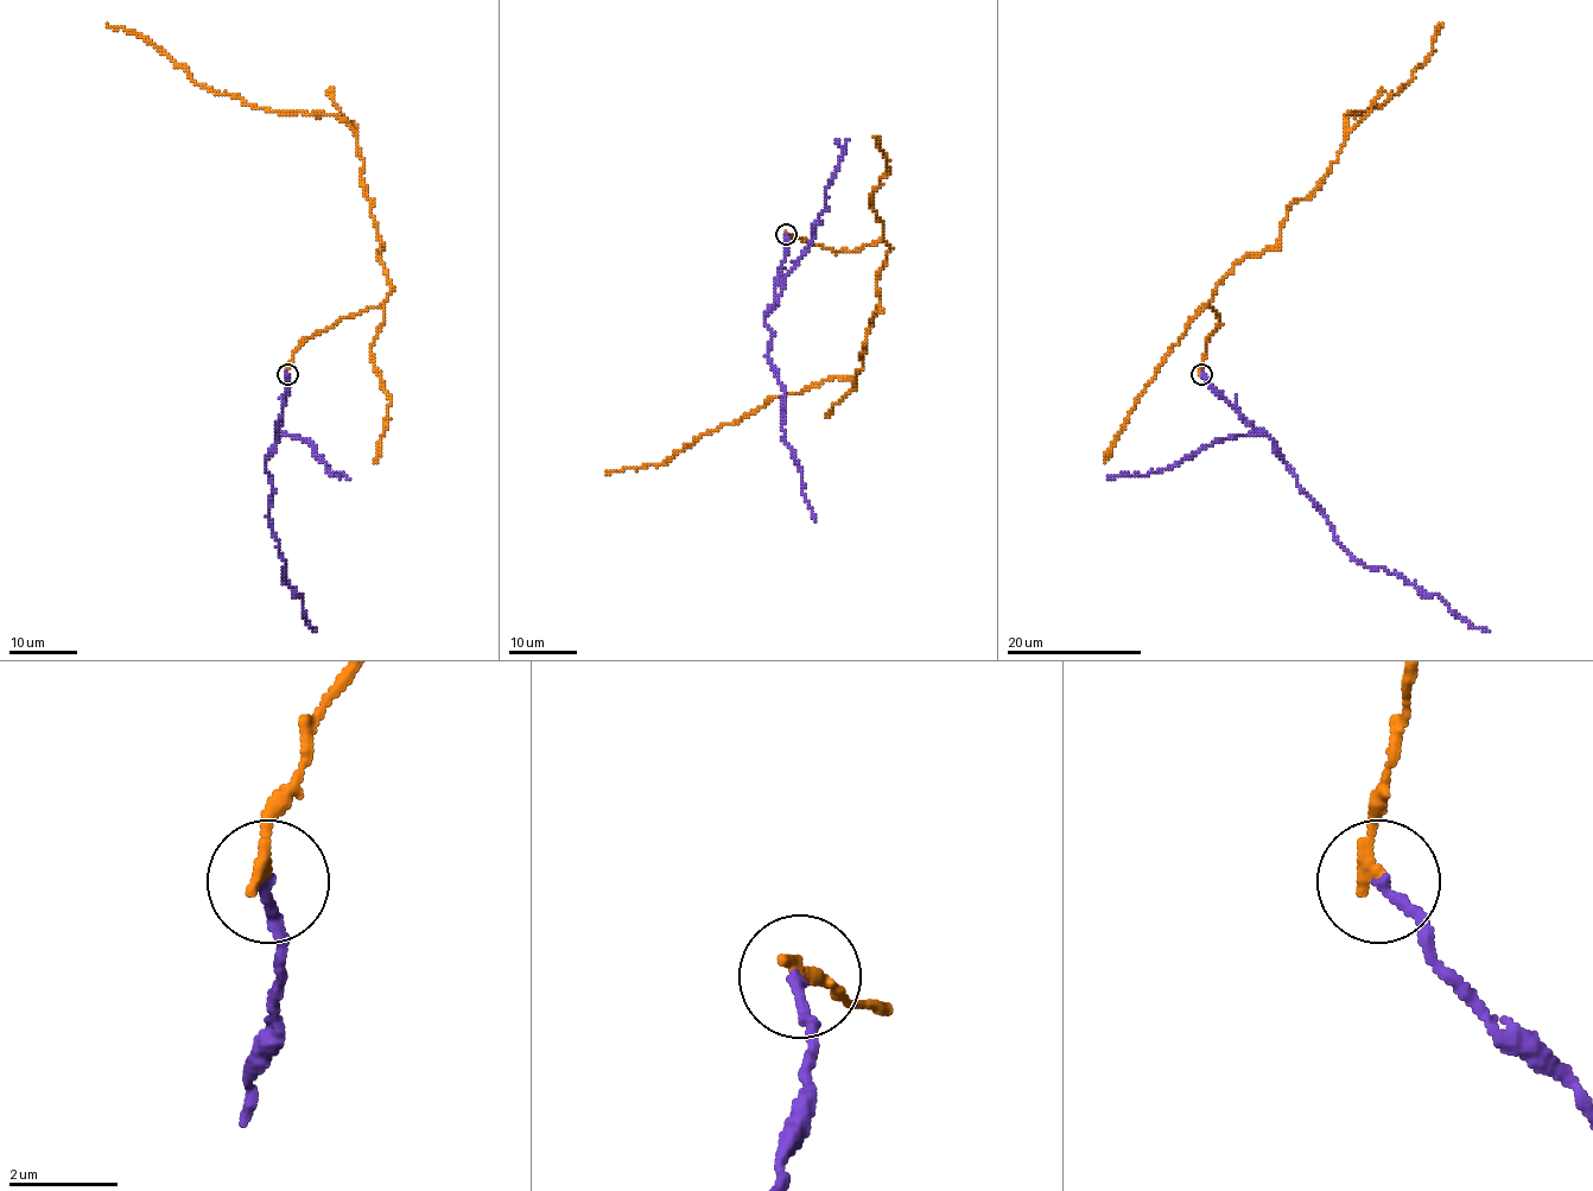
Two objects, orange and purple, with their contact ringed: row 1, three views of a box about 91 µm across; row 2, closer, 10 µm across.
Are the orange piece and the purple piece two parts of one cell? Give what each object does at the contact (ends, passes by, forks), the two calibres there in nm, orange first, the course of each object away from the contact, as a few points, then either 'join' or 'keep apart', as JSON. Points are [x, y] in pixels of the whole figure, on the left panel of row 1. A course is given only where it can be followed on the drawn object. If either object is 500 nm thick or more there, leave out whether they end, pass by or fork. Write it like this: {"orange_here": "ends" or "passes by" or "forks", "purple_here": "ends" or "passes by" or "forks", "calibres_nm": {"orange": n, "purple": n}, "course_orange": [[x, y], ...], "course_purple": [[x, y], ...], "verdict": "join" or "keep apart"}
{"orange_here": "ends", "purple_here": "ends", "calibres_nm": {"orange": 260, "purple": 200}, "course_orange": [[286, 374], [304, 340], [391, 289], [356, 132], [329, 115], [219, 95], [143, 38], [106, 26]], "course_purple": [[286, 374], [277, 444], [268, 456], [268, 517], [285, 561], [285, 581], [302, 596], [304, 616], [315, 632]], "verdict": "keep apart"}

